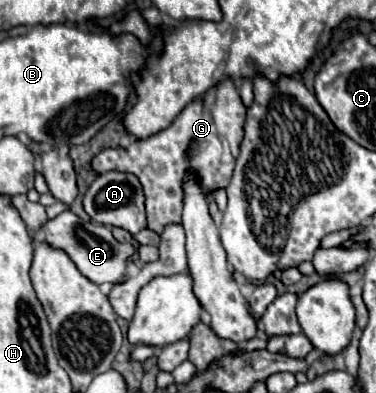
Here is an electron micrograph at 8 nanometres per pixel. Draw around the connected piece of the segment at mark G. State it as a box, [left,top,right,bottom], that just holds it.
[93,79,245,233]

